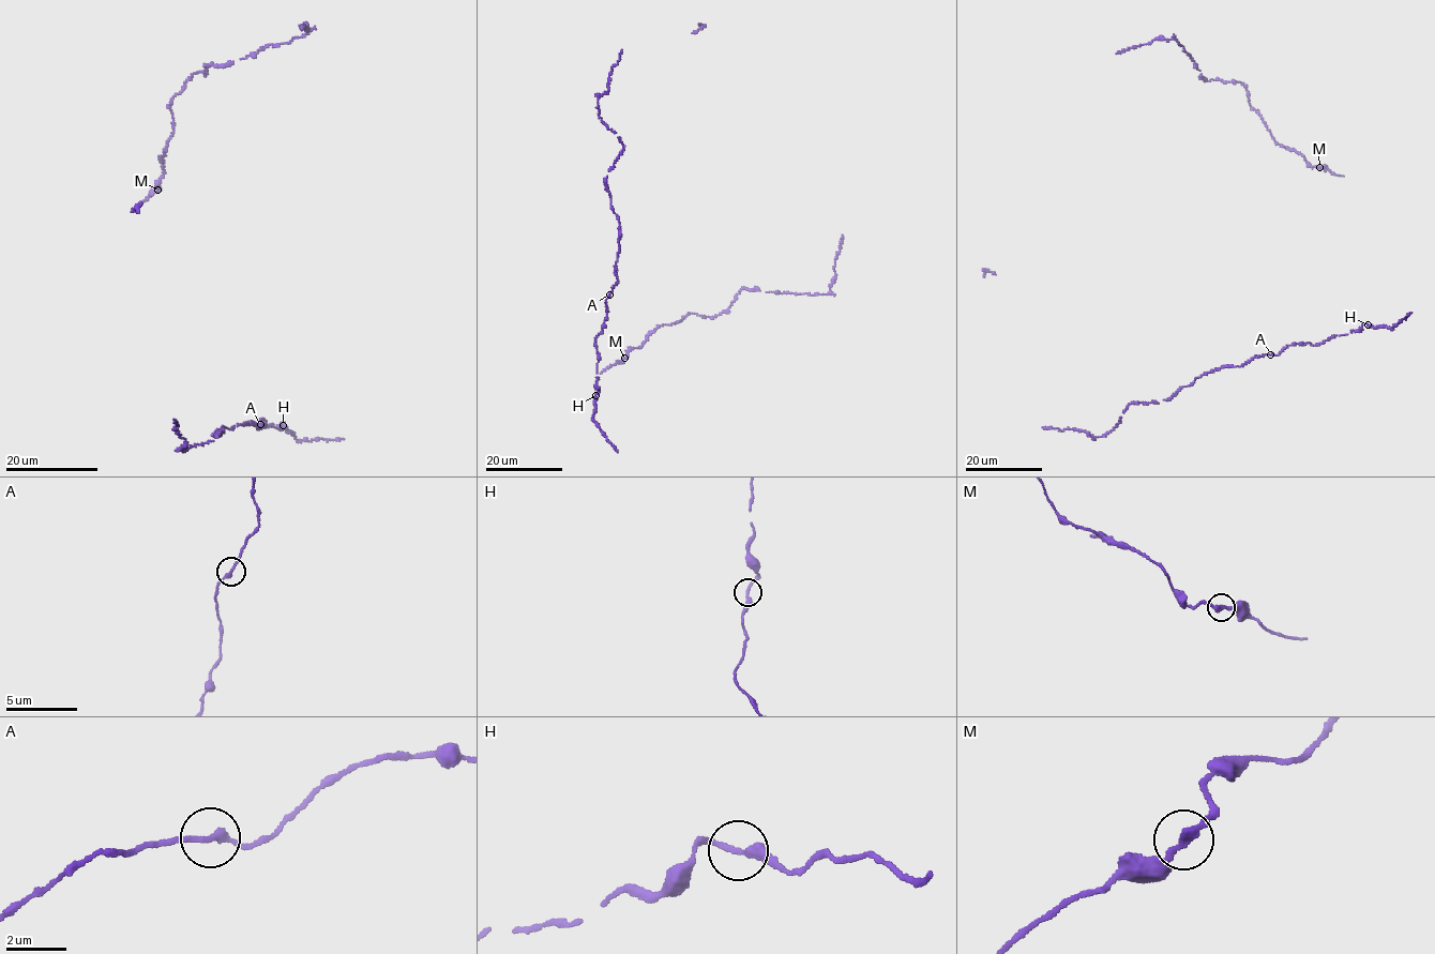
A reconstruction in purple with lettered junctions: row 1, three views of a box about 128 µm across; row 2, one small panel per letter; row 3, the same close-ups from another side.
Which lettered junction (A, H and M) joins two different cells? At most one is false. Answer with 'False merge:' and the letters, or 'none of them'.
False merge: none of them

